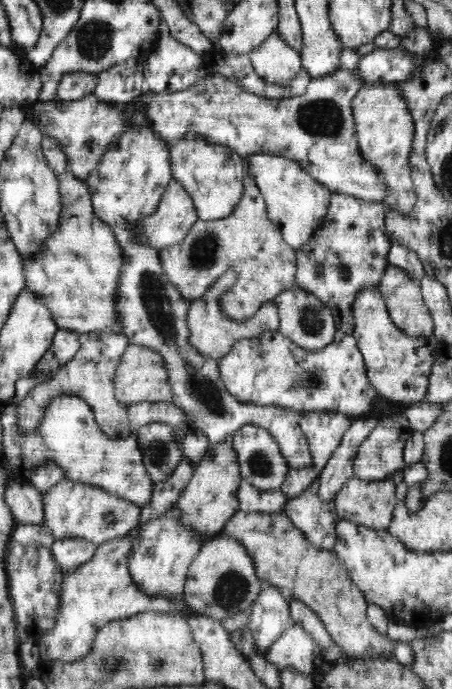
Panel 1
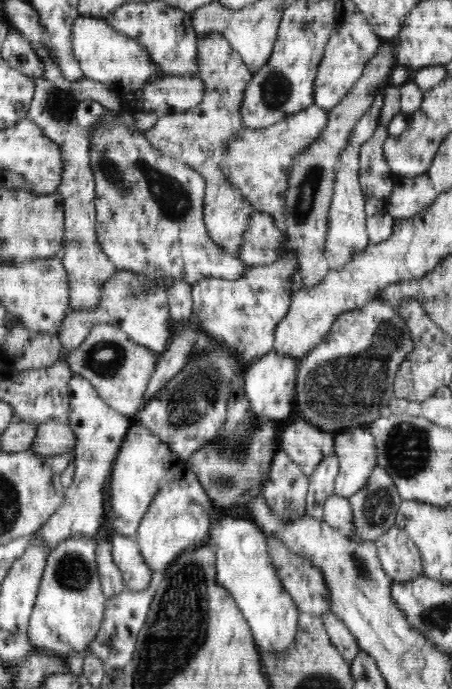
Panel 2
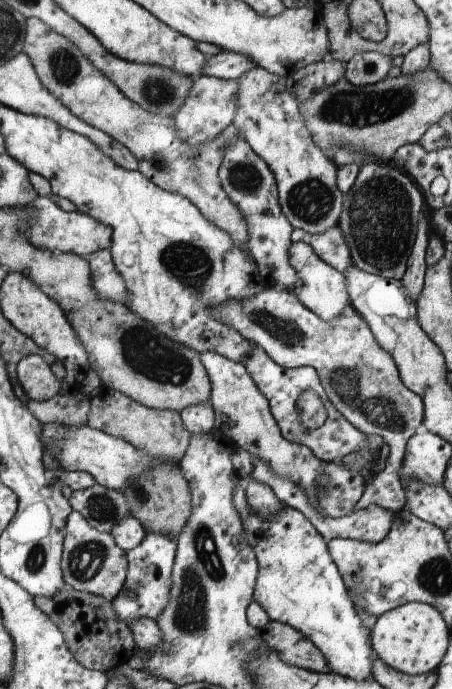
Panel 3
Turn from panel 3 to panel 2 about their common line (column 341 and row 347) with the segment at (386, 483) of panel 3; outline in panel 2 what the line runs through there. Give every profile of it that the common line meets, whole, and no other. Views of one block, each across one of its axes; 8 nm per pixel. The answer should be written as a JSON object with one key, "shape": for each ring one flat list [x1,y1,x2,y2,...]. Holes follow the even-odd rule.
{"shape":[[377,297,364,306,341,311,321,344,314,347,299,362,295,378,299,413,301,419,317,428,339,433,356,426,368,426,380,413,387,411,394,397,392,386,400,382,400,368,410,356,413,342,395,309]]}

